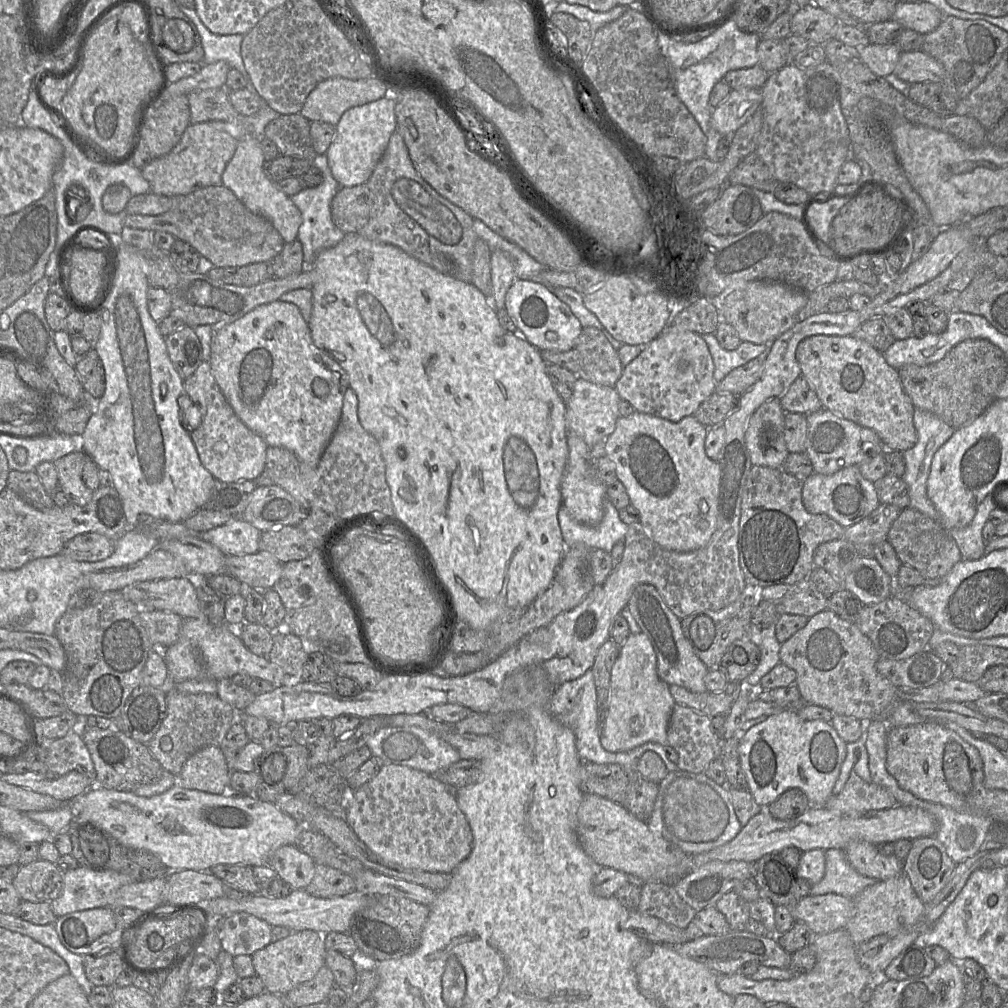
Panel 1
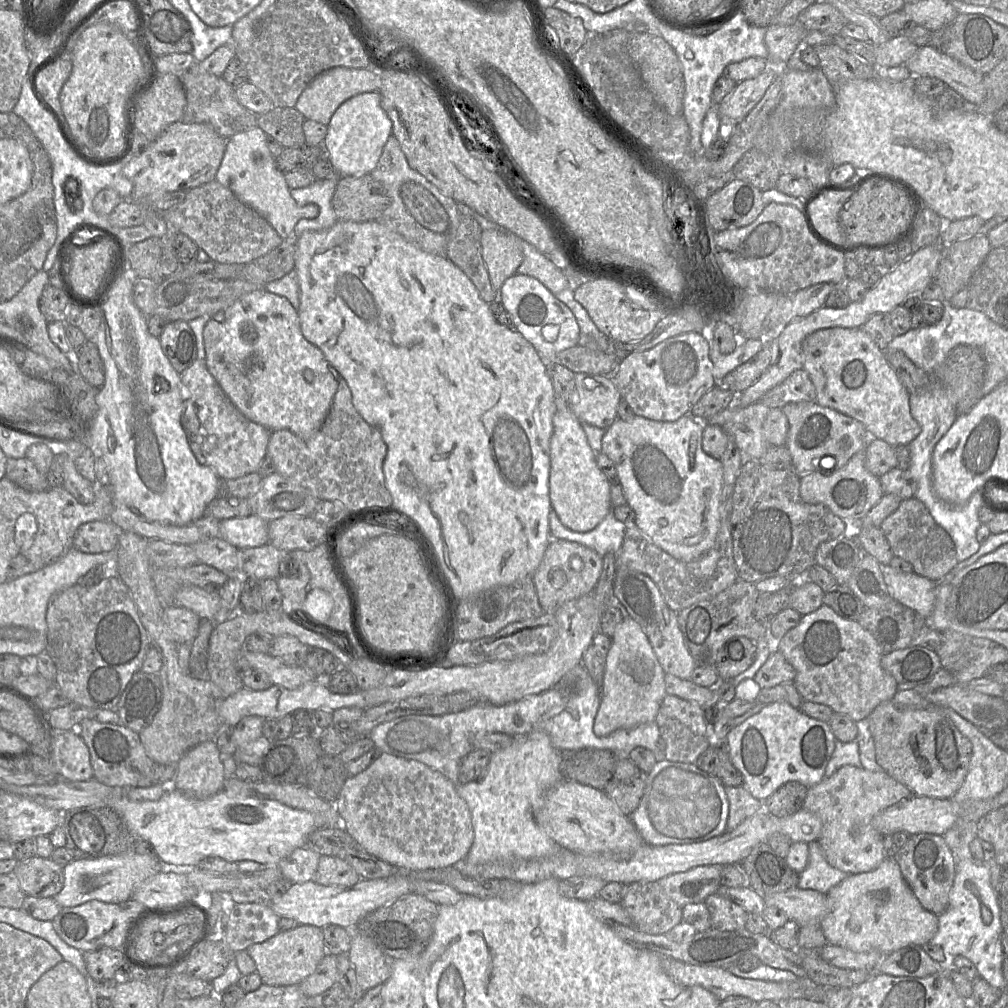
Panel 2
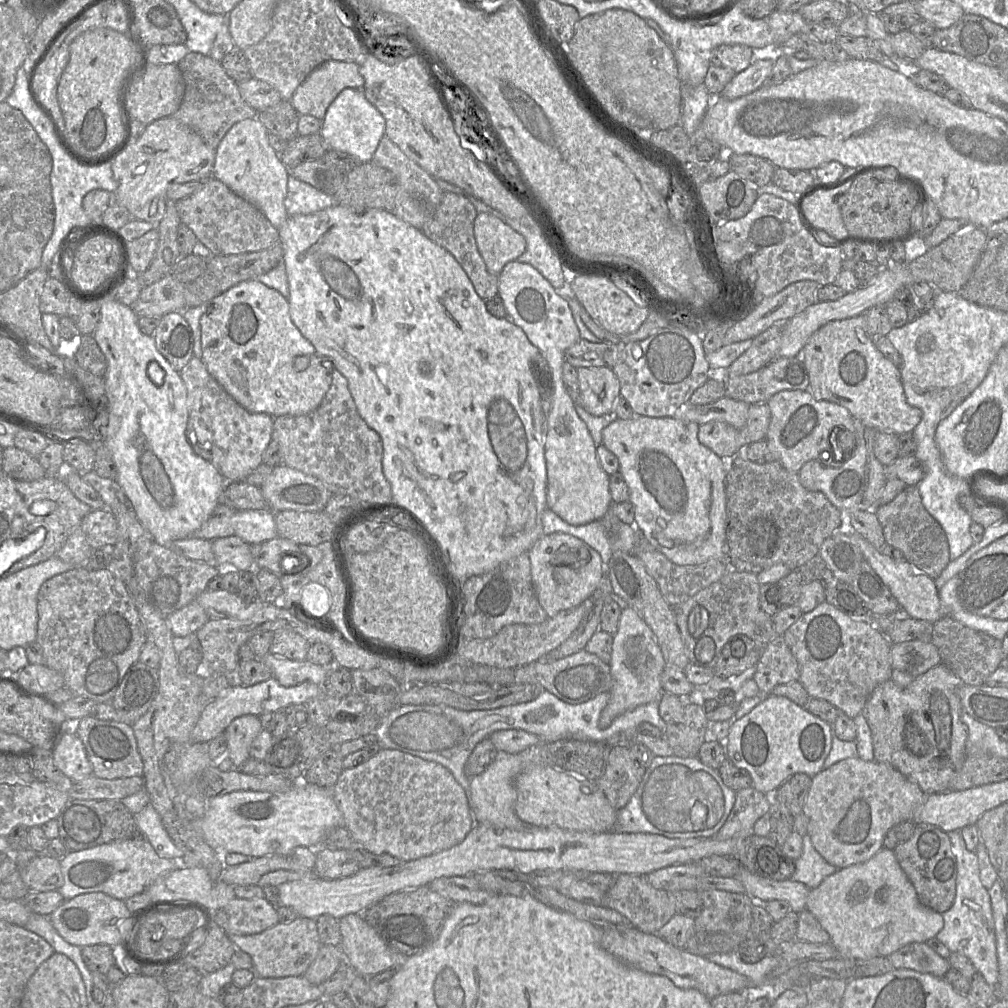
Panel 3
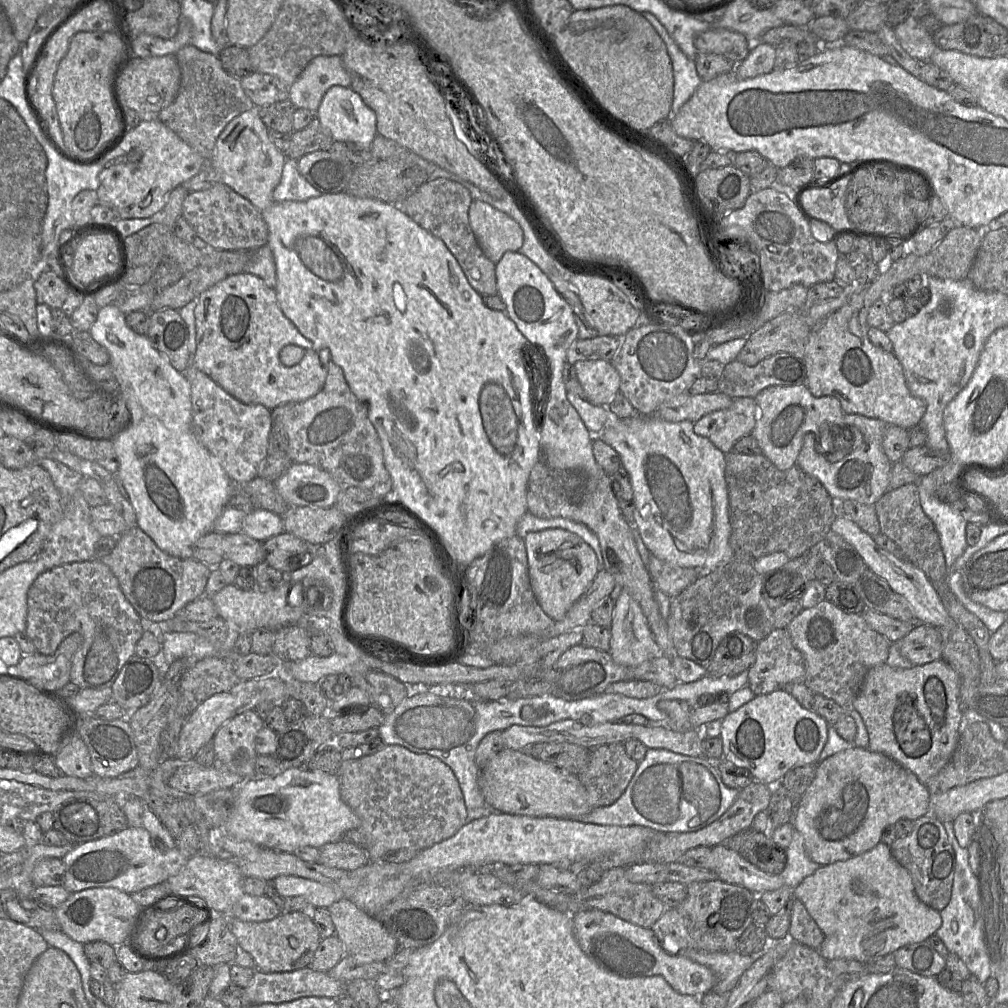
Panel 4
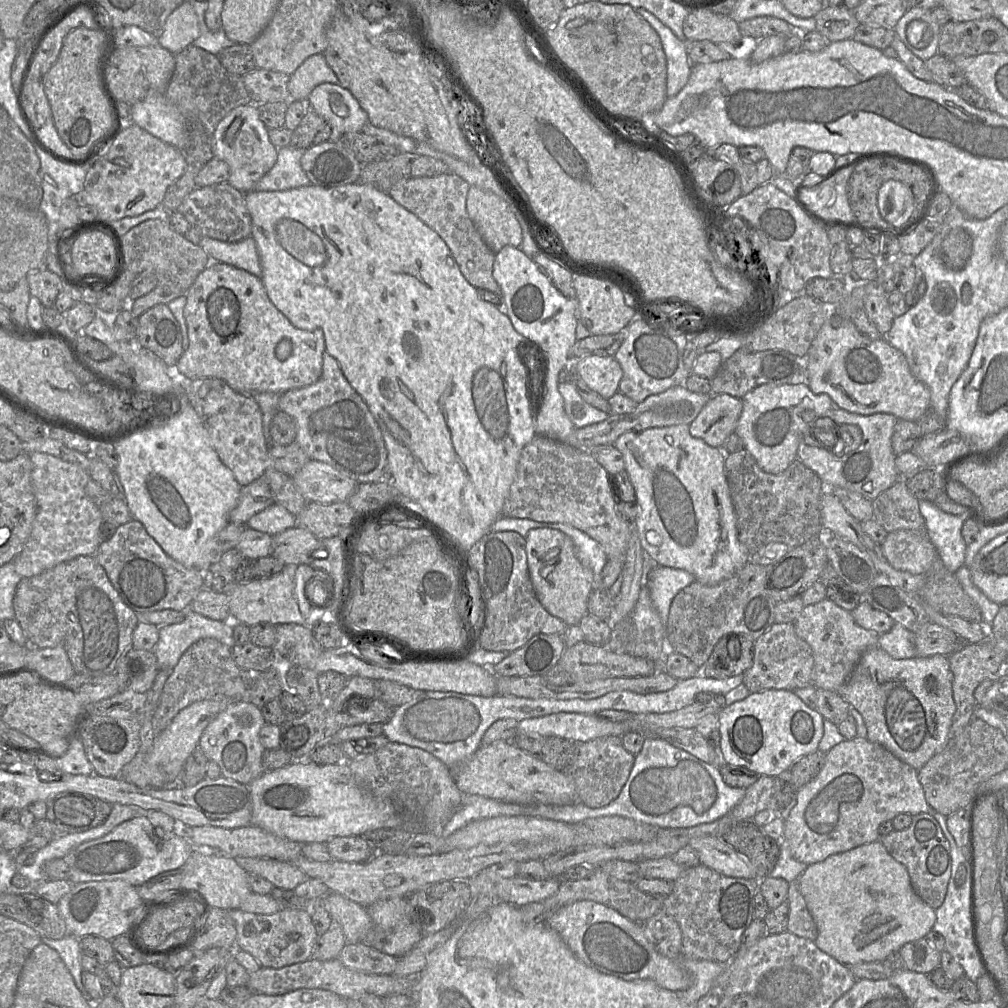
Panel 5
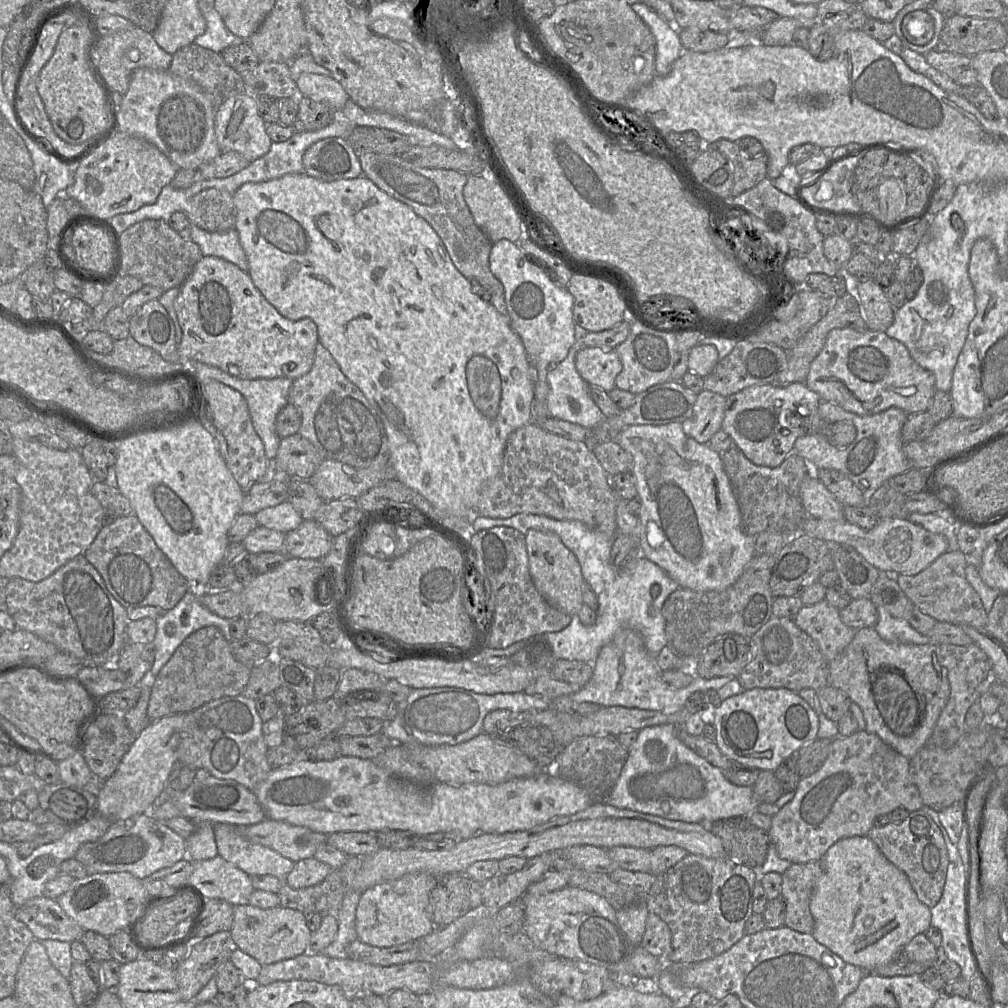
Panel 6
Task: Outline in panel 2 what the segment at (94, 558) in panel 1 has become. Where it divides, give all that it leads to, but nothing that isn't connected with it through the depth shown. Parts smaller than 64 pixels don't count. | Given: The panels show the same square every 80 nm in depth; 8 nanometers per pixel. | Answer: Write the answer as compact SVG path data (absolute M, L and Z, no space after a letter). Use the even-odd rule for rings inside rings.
M111 520L82 524L73 538L72 548L84 553L98 554L115 550L119 529Z

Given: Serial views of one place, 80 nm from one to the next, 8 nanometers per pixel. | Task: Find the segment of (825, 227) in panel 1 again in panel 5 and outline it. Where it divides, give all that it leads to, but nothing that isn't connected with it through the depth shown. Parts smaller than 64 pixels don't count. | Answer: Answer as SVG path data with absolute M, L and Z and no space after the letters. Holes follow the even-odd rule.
M848 167L804 193L809 210L831 224L852 224L855 216L848 197L848 181L854 169Z

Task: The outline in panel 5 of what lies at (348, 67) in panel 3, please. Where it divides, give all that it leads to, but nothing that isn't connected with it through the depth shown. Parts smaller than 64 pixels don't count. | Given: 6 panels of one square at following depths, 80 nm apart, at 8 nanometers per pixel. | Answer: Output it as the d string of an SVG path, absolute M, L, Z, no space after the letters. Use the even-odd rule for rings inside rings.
M317 53L308 57L290 75L288 81L290 100L307 101L312 90L322 83L339 84L339 81L323 53Z

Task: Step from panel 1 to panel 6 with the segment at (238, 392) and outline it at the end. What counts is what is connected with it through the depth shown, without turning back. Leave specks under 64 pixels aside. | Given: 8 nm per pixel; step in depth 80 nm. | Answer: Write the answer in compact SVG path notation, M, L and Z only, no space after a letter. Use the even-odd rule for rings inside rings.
M203 256L194 267L191 275L179 287L179 293L174 300L174 307L182 329L182 338L179 345L180 361L196 360L207 365L217 367L222 371L241 379L273 379L285 377L291 379L292 381L307 374L313 366L315 359L315 347L319 342L317 326L314 321L309 318L293 321L282 316L254 285L248 272L242 271L235 264L227 260L215 256Z

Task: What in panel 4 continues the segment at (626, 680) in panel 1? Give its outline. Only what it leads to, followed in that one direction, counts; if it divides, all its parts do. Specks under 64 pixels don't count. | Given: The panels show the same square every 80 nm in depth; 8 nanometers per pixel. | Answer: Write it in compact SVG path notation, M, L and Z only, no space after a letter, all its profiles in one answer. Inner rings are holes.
M625 589L621 590L615 600L610 631L609 653L614 662L621 666L634 667L645 661L662 656L662 650L656 643L639 603Z

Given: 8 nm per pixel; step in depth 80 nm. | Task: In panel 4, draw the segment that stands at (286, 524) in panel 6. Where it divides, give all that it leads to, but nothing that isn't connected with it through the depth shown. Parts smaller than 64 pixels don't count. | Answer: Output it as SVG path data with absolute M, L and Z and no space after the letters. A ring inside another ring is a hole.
M254 509L242 521L241 532L259 542L284 532L282 516L265 509Z

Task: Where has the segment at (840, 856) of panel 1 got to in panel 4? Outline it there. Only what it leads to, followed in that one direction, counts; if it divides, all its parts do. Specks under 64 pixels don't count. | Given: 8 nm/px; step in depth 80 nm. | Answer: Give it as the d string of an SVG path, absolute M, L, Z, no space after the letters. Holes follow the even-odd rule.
M797 831L794 832L792 841L785 850L785 853L787 864L779 876L784 880L785 885L789 886L792 890L821 867L821 865L807 856L803 837Z

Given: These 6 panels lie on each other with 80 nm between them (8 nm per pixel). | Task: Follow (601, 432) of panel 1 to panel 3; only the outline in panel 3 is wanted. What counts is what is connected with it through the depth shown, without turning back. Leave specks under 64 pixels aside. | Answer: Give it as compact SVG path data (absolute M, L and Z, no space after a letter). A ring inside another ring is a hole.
M580 367L579 404L593 416L610 414L620 396L620 382L613 369L603 367Z

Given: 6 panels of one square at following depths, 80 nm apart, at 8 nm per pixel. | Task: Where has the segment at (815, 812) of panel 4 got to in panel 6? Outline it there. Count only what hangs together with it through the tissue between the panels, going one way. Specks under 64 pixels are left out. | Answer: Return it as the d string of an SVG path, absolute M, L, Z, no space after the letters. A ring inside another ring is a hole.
M867 730L832 740L831 750L819 770L801 778L795 795L772 816L768 835L777 855L792 864L821 861L838 840L867 836L880 815L897 808L921 810L924 803L909 773L909 759Z

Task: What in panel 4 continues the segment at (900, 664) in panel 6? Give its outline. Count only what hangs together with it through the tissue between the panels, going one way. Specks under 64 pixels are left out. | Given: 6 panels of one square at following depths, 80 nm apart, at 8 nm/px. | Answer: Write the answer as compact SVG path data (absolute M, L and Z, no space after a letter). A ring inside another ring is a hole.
M942 658L910 668L893 668L884 663L870 669L853 703L853 707L860 713L866 725L869 749L890 757L915 774L925 785L949 762L957 746L964 725L960 685L961 677Z

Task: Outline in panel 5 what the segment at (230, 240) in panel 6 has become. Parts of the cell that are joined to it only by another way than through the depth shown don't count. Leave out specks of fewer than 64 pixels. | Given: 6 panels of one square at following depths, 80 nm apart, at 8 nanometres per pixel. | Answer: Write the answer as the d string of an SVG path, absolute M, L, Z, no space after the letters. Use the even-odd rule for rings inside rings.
M202 236L199 246L211 261L232 265L260 278L262 272L260 258L251 236L232 243Z

